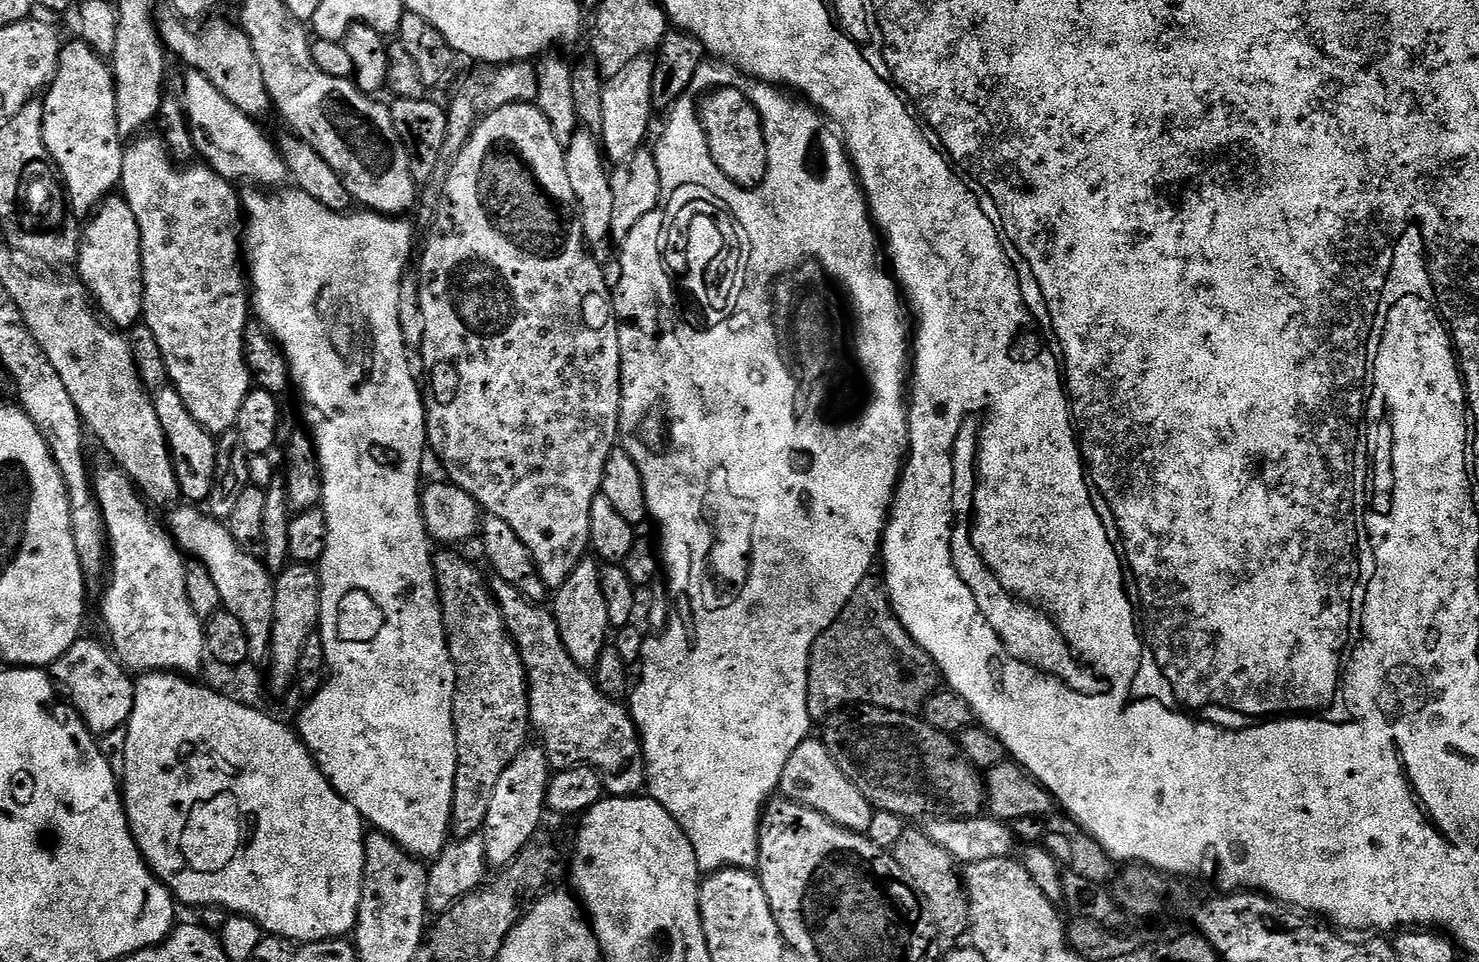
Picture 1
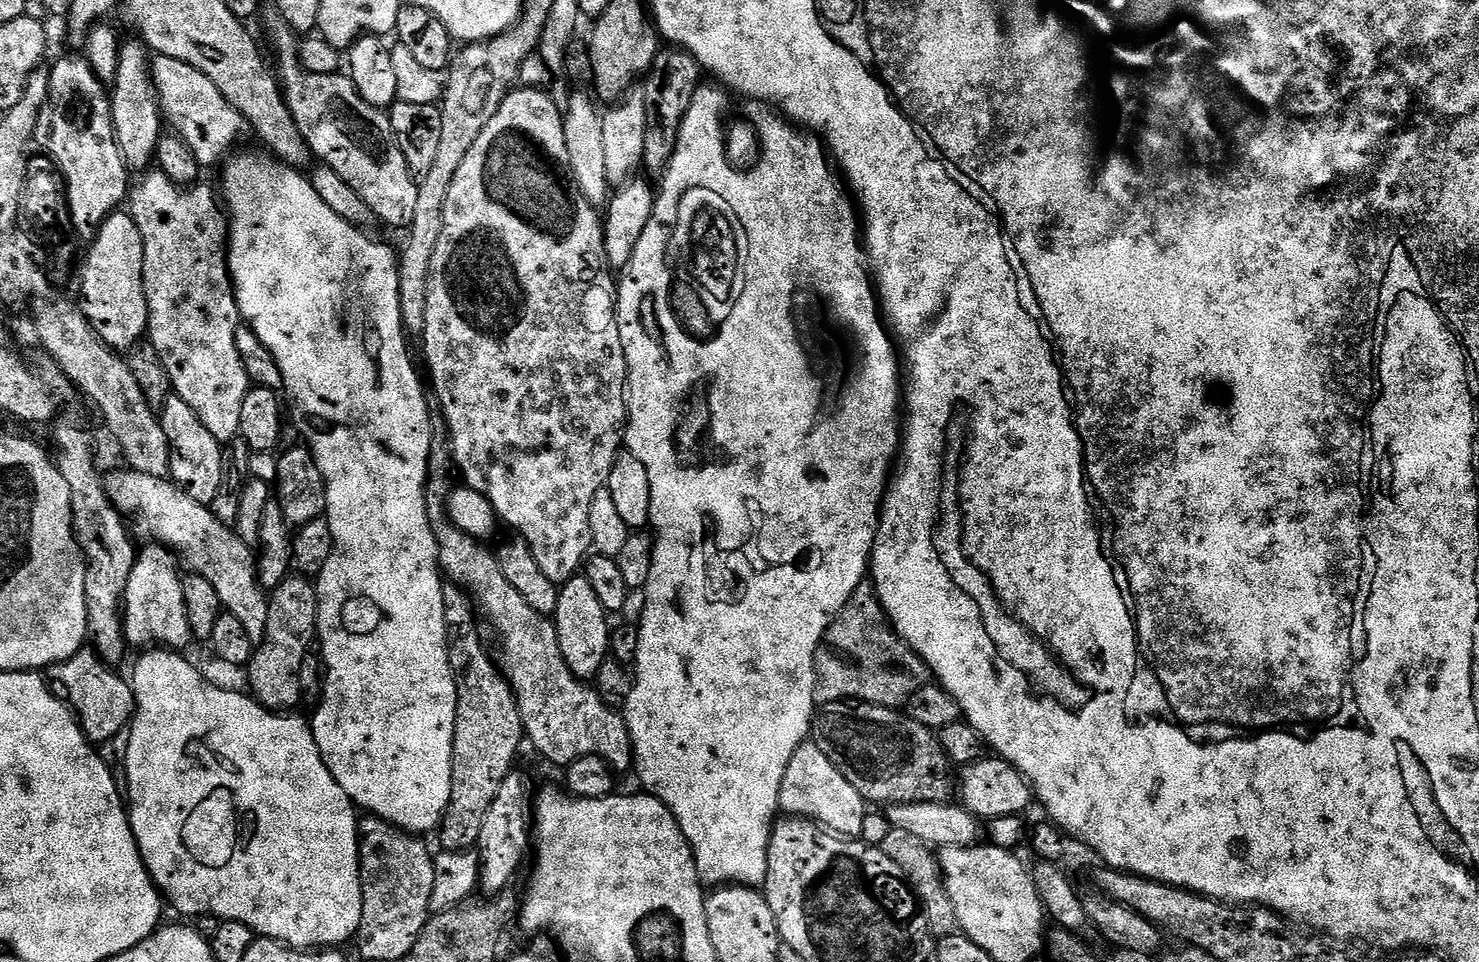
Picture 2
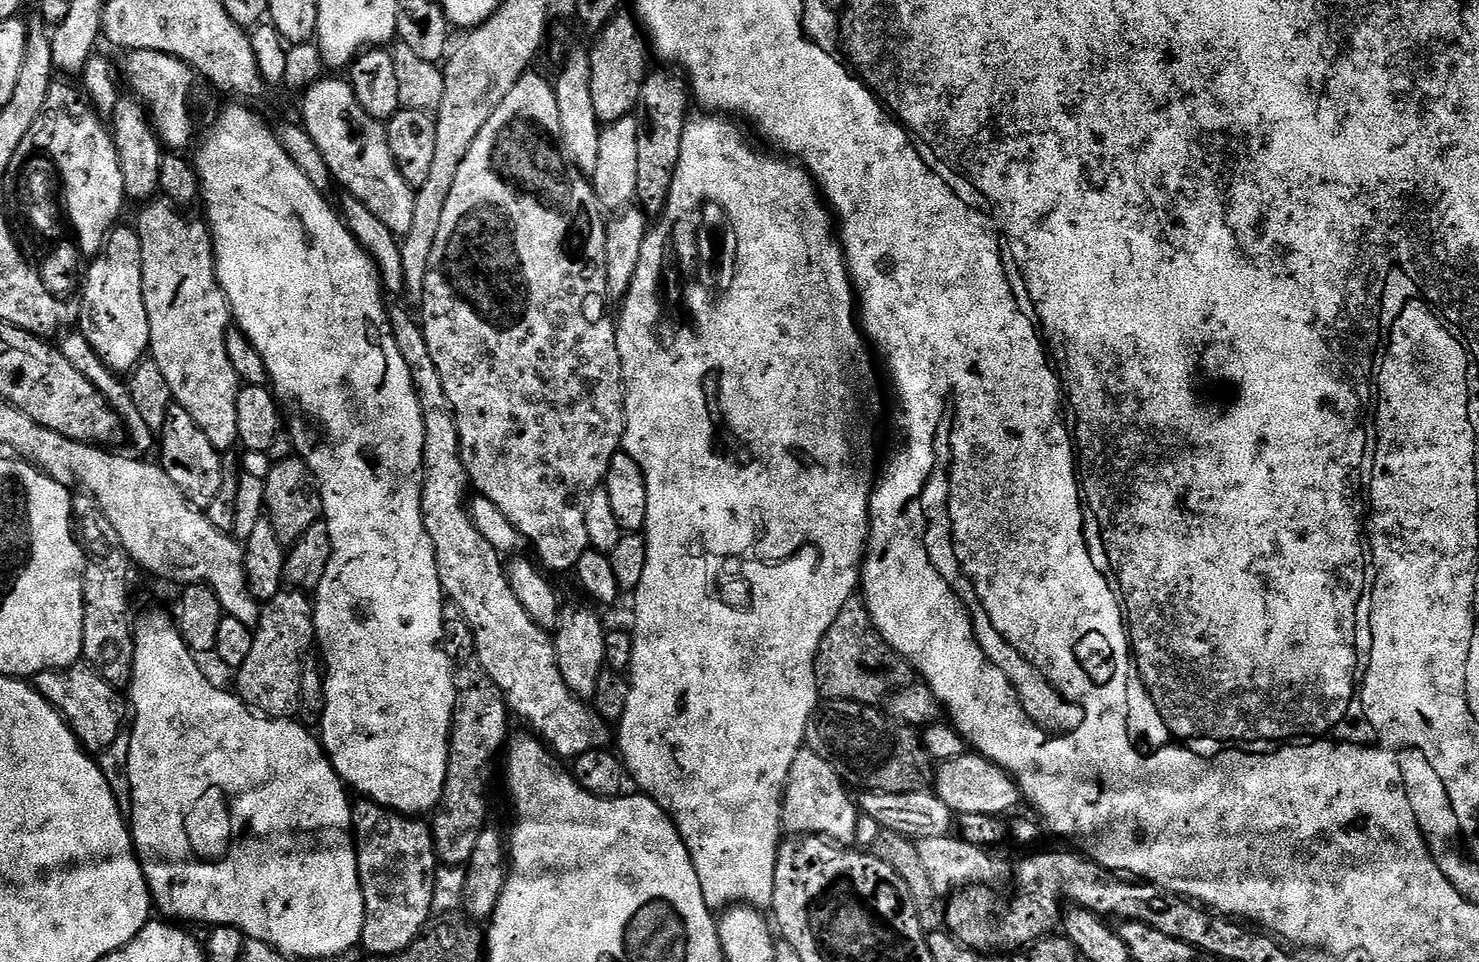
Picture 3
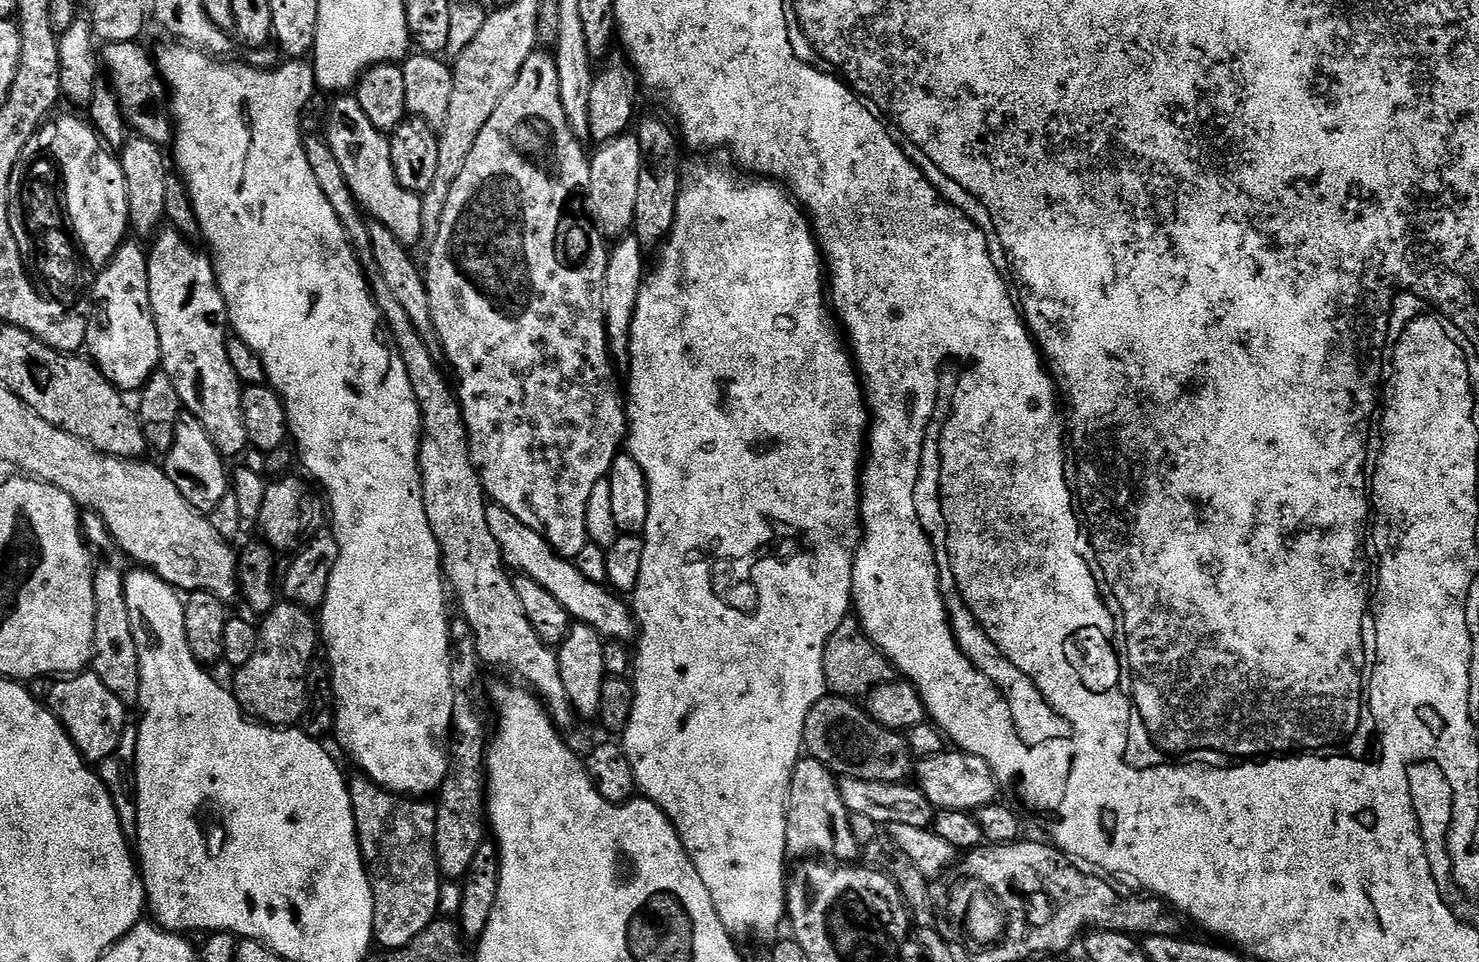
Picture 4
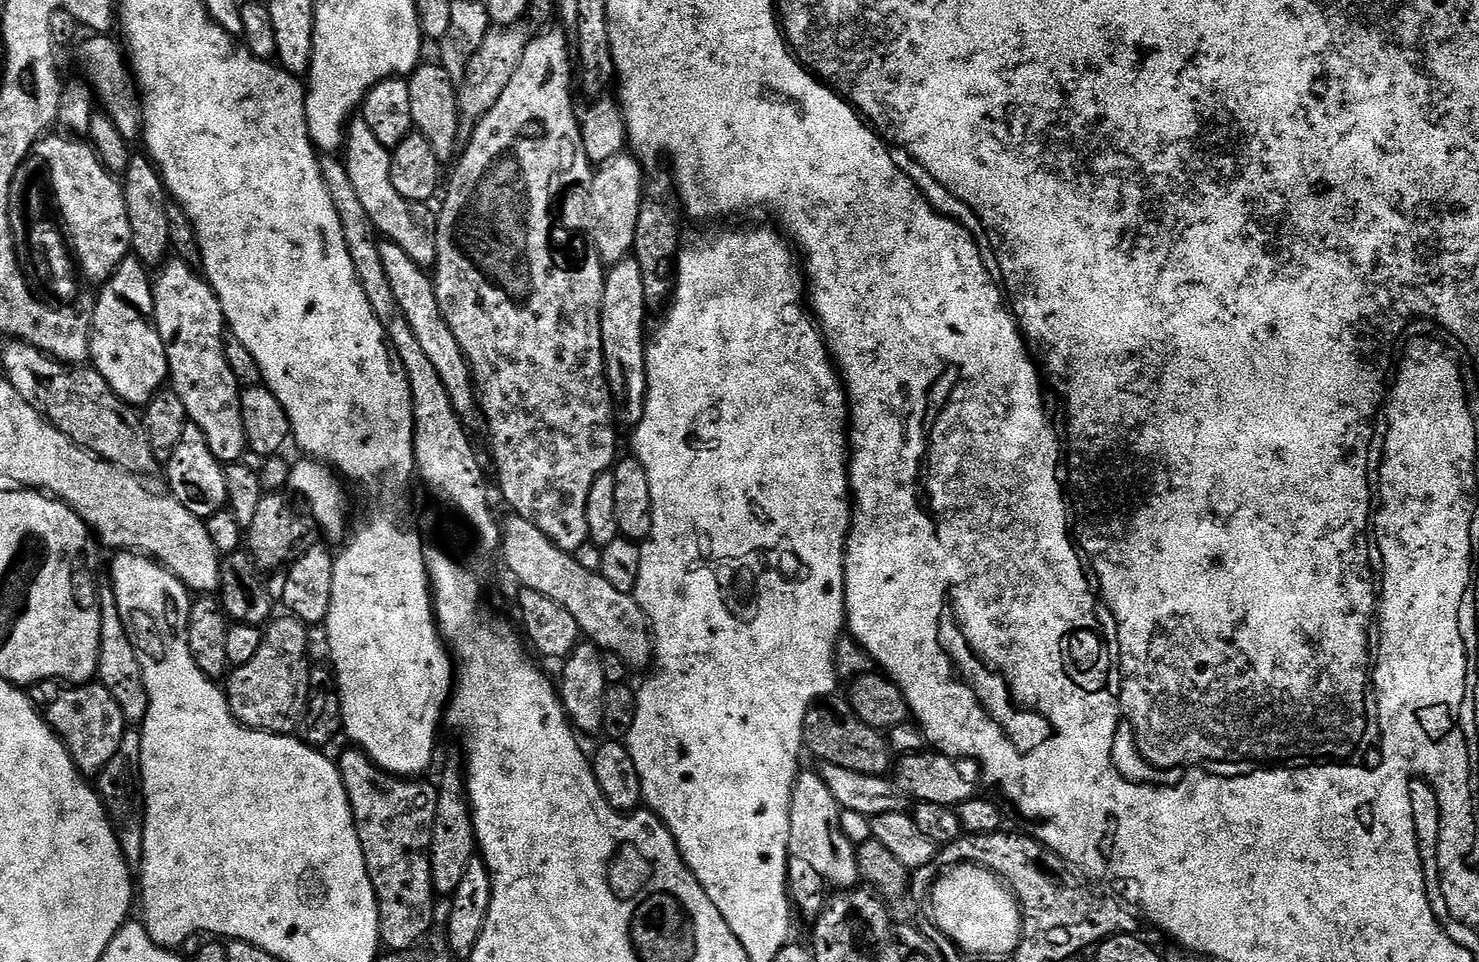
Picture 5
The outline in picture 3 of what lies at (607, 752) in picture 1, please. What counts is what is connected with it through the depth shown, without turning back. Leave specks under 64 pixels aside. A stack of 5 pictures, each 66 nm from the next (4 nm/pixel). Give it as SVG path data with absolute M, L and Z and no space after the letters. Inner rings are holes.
M389 303L388 321L392 323L394 342L398 342L398 350L410 370L410 378L414 382L414 390L418 394L418 402L422 410L424 423L424 467L422 469L422 520L426 526L426 534L430 534L430 542L434 542L434 554L440 567L440 581L444 587L444 595L460 607L468 628L472 631L472 640L476 643L476 660L485 672L487 679L508 701L508 707L529 724L531 731L543 740L557 756L575 758L586 754L586 750L608 748L609 721L597 714L591 703L576 697L566 686L562 678L562 670L558 670L556 657L556 641L549 629L538 626L530 614L522 607L522 602L510 590L510 582L502 553L494 550L486 538L478 532L478 526L472 520L469 508L470 481L468 471L460 453L460 435L456 425L456 414L450 406L450 398L446 398L446 390L442 390L442 374L434 367L434 358L430 358L430 346L424 337L424 329L400 304Z

